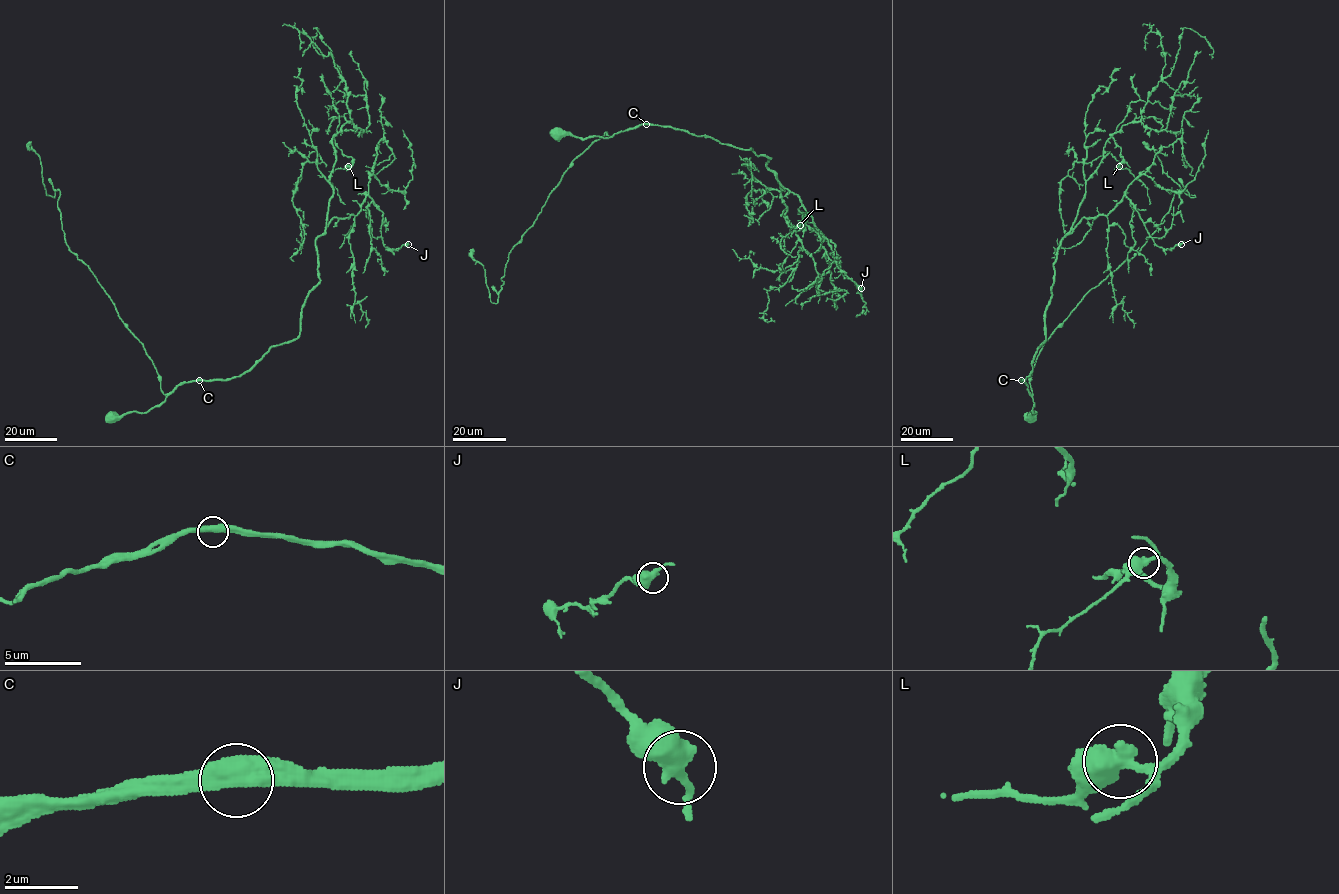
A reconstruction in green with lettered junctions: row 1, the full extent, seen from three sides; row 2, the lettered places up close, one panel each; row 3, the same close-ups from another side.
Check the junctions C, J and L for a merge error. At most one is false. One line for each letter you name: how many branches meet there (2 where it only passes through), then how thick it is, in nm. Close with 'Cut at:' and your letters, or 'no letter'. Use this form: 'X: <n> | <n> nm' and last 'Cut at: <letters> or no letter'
Cut at: no letter

